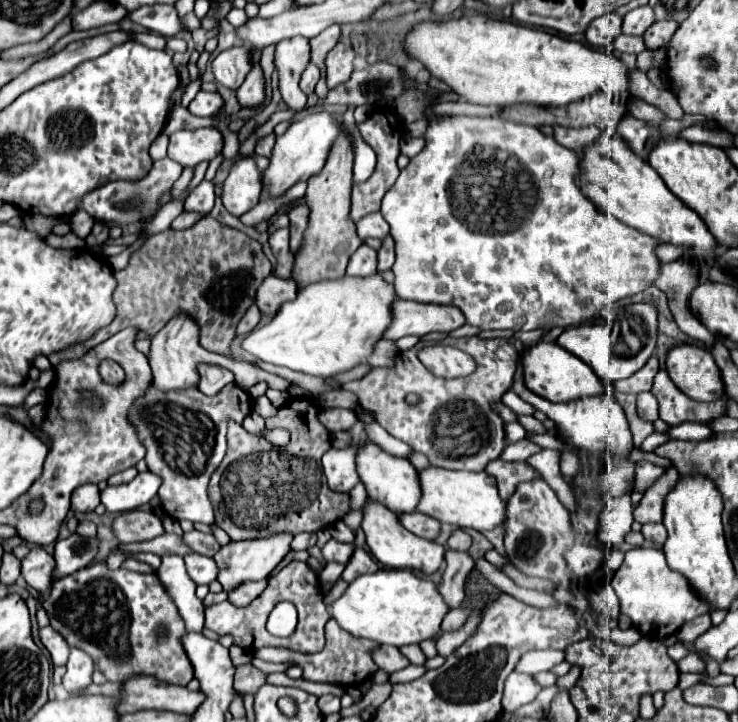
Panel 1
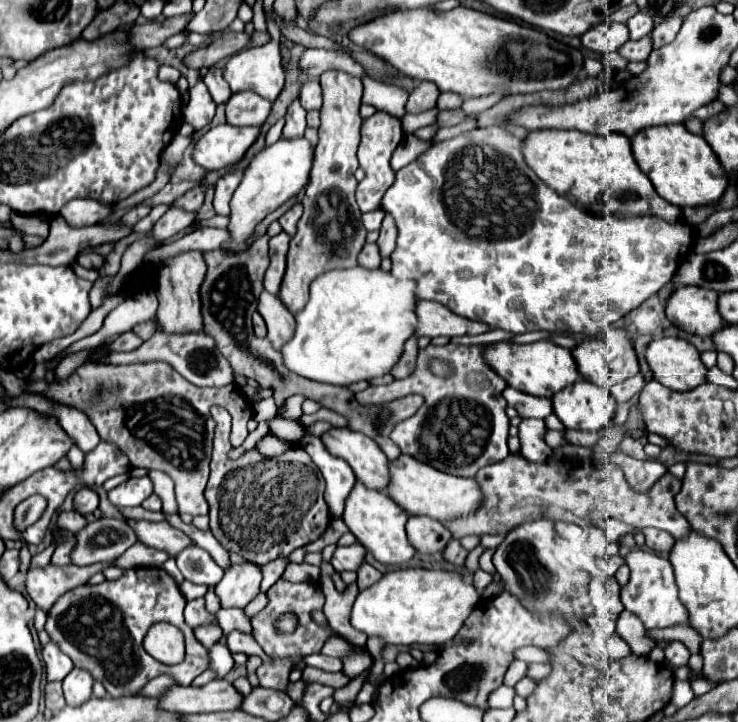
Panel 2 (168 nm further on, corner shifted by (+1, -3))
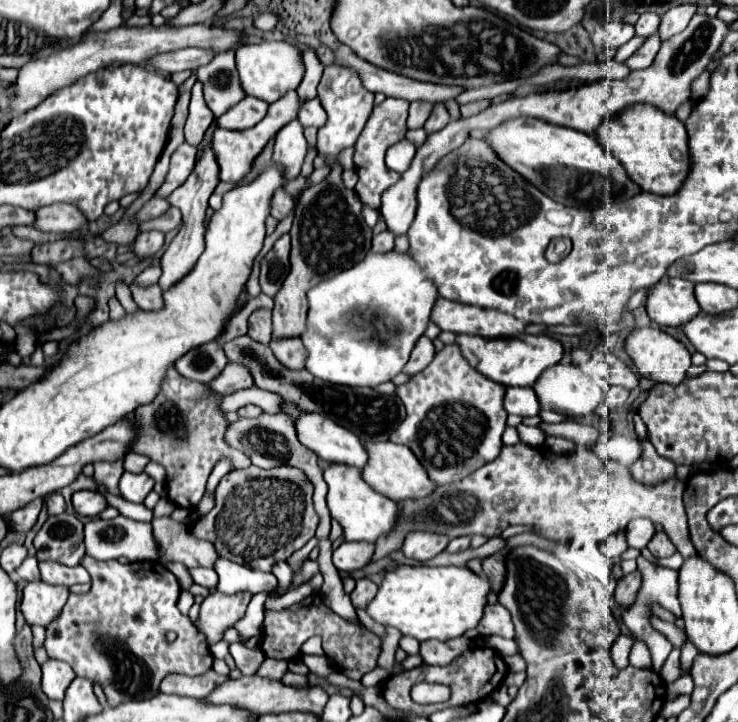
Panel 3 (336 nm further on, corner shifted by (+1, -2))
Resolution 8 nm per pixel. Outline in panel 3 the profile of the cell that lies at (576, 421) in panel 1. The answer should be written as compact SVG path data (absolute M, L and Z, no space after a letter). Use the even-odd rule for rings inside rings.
M555 364L549 370L541 374L537 384L533 386L537 392L541 410L553 410L563 414L565 418L583 418L587 414L593 414L603 404L603 388L597 386L591 378L587 378L577 366L573 364Z

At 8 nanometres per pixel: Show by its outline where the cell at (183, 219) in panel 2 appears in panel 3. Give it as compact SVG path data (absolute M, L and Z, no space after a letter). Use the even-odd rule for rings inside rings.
M151 230L151 232L139 232L135 238L135 254L137 256L153 256L163 246L165 234Z

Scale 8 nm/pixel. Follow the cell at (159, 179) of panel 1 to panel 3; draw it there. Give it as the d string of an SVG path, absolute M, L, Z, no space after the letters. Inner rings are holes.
M51 204L37 210L35 228L43 232L73 232L87 224L87 218L75 204Z

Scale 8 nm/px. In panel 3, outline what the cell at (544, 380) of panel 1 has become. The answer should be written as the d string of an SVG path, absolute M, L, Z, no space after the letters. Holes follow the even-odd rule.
M459 334L457 344L463 350L463 356L467 358L467 362L475 370L479 370L481 374L485 374L495 382L501 382L503 386L533 386L547 368L555 366L563 358L561 342L557 342L547 334L537 334L537 336L519 334L513 338L493 338L493 340Z

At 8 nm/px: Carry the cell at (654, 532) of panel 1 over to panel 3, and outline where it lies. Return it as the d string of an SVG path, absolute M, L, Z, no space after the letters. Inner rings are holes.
M657 532L657 534L651 538L651 542L647 544L647 550L649 550L653 556L657 556L657 558L667 558L667 556L671 556L671 554L675 552L675 546L673 546L673 542L671 542L663 532Z

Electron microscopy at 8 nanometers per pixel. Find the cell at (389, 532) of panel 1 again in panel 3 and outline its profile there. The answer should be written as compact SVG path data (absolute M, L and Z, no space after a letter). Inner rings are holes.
M331 464L325 472L325 482L329 486L327 492L327 504L331 510L331 516L343 526L343 536L347 542L371 542L375 544L375 540L379 540L381 536L387 536L397 520L399 520L399 504L381 496L379 492L375 492L361 476L359 468L353 466L345 466L345 464Z

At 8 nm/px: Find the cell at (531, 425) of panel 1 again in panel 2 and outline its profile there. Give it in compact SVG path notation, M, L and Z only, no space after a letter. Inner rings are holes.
M547 431L545 443L547 443L551 449L557 449L557 447L561 447L561 445L567 445L565 431Z

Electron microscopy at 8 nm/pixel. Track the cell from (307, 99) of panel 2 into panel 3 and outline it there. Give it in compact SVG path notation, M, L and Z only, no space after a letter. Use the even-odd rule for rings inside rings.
M313 98L313 100L307 100L301 104L299 108L299 122L303 126L315 126L315 128L321 128L327 120L327 114L319 102L319 98Z

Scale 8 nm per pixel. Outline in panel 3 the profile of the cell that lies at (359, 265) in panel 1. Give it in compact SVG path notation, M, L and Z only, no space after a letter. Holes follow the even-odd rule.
M385 230L385 232L377 234L377 236L373 236L371 252L381 254L381 252L389 252L389 250L393 250L393 240L395 240L395 236L393 236L389 230Z

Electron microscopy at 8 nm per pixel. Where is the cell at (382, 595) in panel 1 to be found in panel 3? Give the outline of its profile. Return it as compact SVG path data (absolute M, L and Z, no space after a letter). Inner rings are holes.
M397 566L385 574L367 614L381 626L397 628L403 636L423 640L451 640L475 628L483 616L489 580L459 566Z

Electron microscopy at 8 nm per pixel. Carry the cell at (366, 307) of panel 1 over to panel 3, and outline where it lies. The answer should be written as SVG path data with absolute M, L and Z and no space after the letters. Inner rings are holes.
M385 252L385 254L367 254L359 264L339 272L329 280L321 280L315 288L307 292L309 314L307 330L301 340L307 350L305 368L329 382L345 386L377 386L389 382L397 376L409 360L413 344L423 336L429 324L431 308L437 300L437 288L431 280L423 278L421 266L407 254Z

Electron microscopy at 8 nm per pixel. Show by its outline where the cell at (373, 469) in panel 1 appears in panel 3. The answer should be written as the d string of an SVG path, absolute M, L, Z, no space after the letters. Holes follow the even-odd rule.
M287 406L285 412L295 416L295 428L301 444L313 450L319 458L335 464L349 464L359 470L367 464L369 454L365 446L347 428L341 428L327 416L303 412L297 406Z

